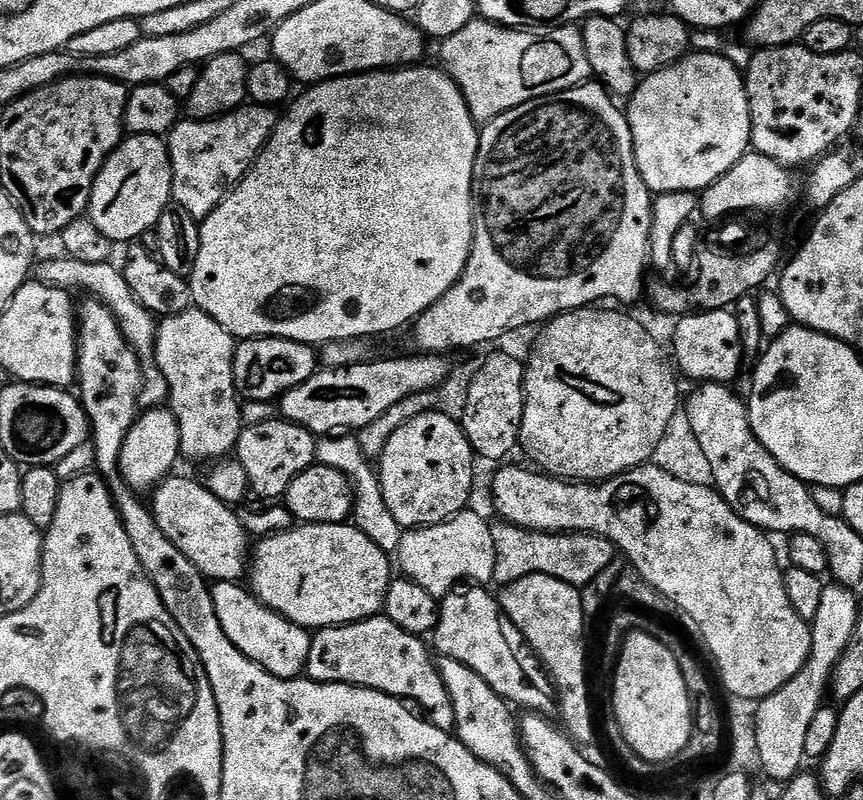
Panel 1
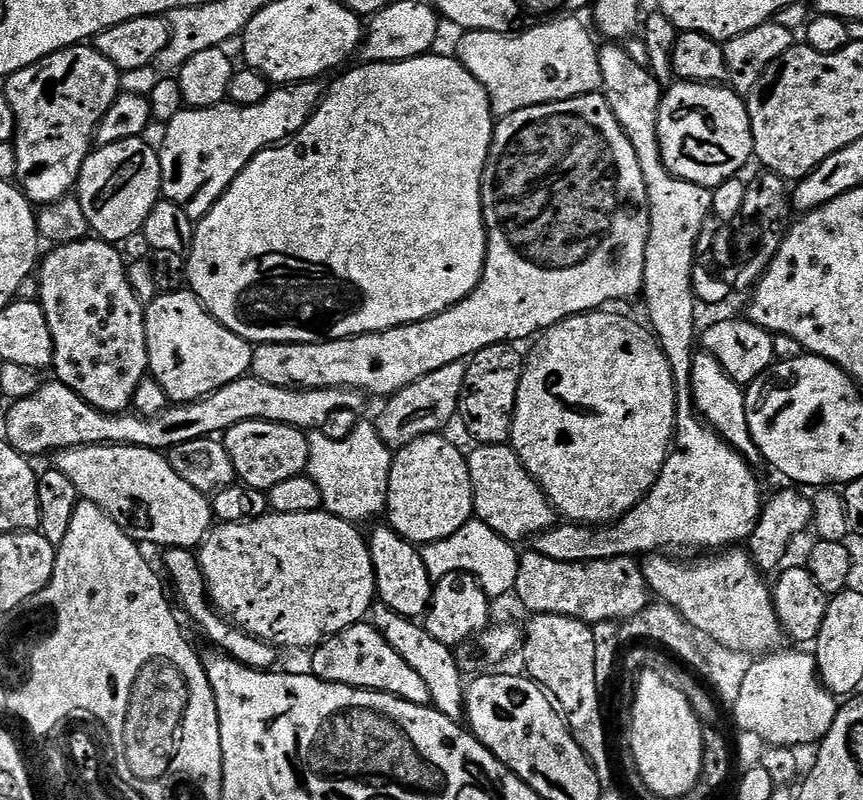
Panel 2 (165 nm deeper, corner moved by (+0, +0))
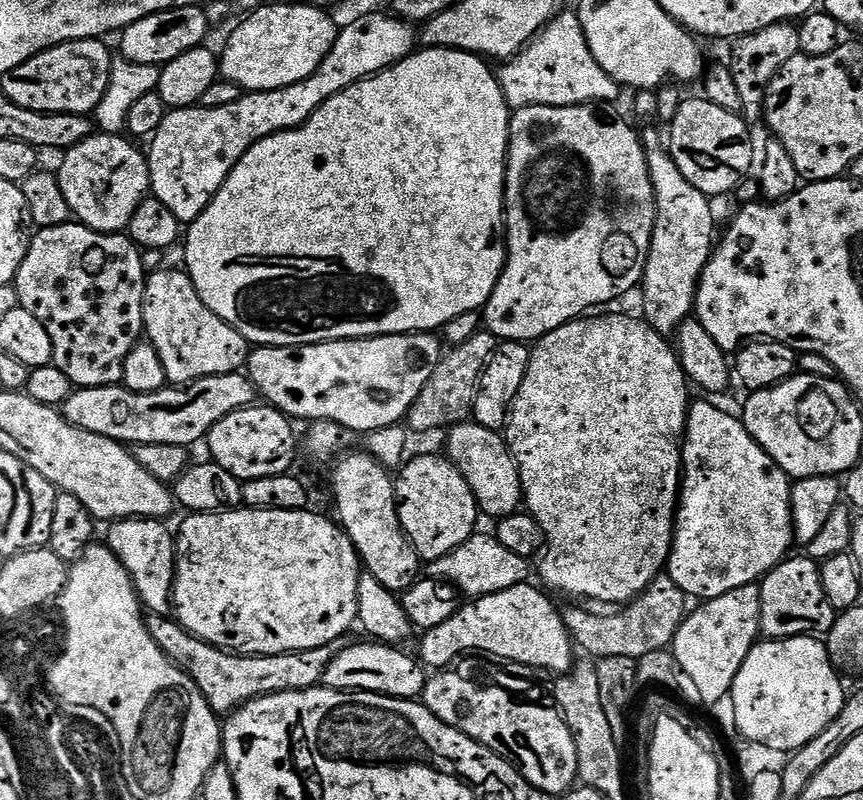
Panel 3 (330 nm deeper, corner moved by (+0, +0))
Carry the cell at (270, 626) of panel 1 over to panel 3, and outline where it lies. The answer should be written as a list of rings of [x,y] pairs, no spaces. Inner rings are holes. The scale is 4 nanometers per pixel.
[[[118,520],[111,525],[106,547],[126,566],[132,584],[140,595],[140,603],[149,613],[158,616],[169,615],[172,608],[172,583],[176,577],[176,542],[174,532],[167,528],[164,520]]]

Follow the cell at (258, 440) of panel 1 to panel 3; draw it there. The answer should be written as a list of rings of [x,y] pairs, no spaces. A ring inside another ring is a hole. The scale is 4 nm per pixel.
[[[253,406],[234,410],[234,414],[226,414],[226,418],[219,420],[214,427],[208,431],[206,445],[211,463],[222,466],[238,481],[257,480],[258,478],[274,478],[293,471],[292,463],[296,460],[296,436],[292,433],[293,421],[285,416],[283,412],[271,406]]]

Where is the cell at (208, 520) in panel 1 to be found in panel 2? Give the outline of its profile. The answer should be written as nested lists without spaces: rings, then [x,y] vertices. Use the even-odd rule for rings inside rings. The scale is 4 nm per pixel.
[[[83,444],[55,453],[54,467],[74,482],[81,500],[97,504],[141,545],[157,544],[160,550],[196,550],[214,527],[211,499],[178,478],[163,451],[134,448],[130,444]]]

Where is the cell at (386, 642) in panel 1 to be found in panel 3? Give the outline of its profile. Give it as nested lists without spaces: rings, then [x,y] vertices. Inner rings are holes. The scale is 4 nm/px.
[[[368,642],[372,644],[352,644],[349,648],[341,647],[334,659],[330,662],[330,666],[326,666],[326,670],[324,671],[324,678],[322,681],[323,687],[326,688],[336,688],[339,692],[377,692],[380,696],[395,696],[397,700],[416,700],[417,697],[423,693],[424,685],[426,683],[426,668],[423,663],[415,655],[407,656],[406,653],[400,652],[404,651],[401,650],[399,647],[386,644],[383,642]]]

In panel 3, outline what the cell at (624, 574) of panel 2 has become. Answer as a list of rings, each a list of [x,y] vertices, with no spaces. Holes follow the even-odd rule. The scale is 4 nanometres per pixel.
[[[667,574],[657,576],[656,580],[636,597],[631,604],[621,607],[613,616],[599,616],[584,608],[564,608],[562,615],[573,641],[585,648],[592,658],[625,657],[640,660],[650,651],[662,651],[675,641],[676,631],[684,623],[686,615],[686,595]]]

